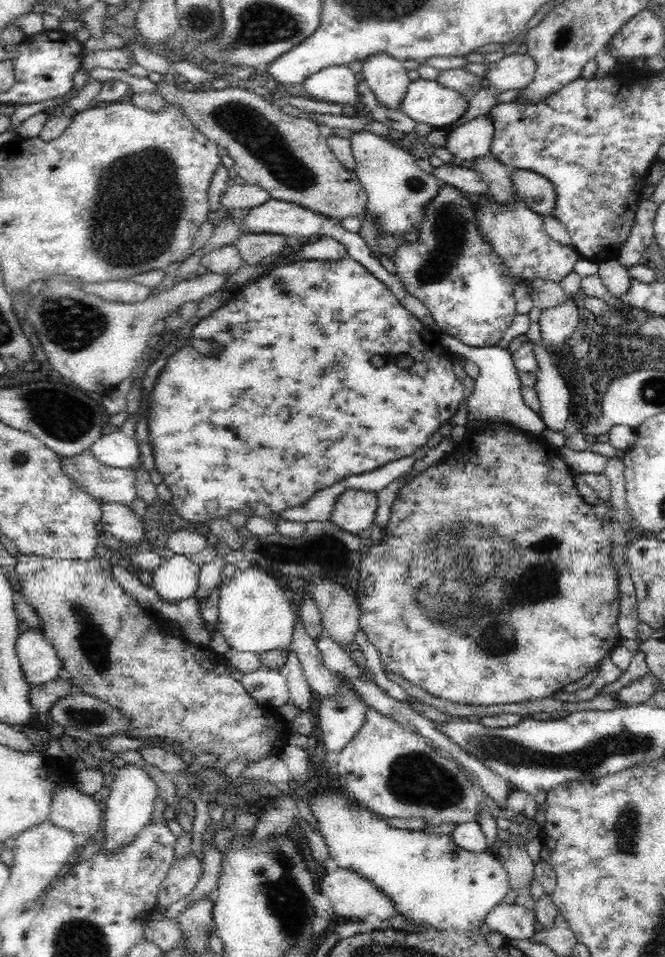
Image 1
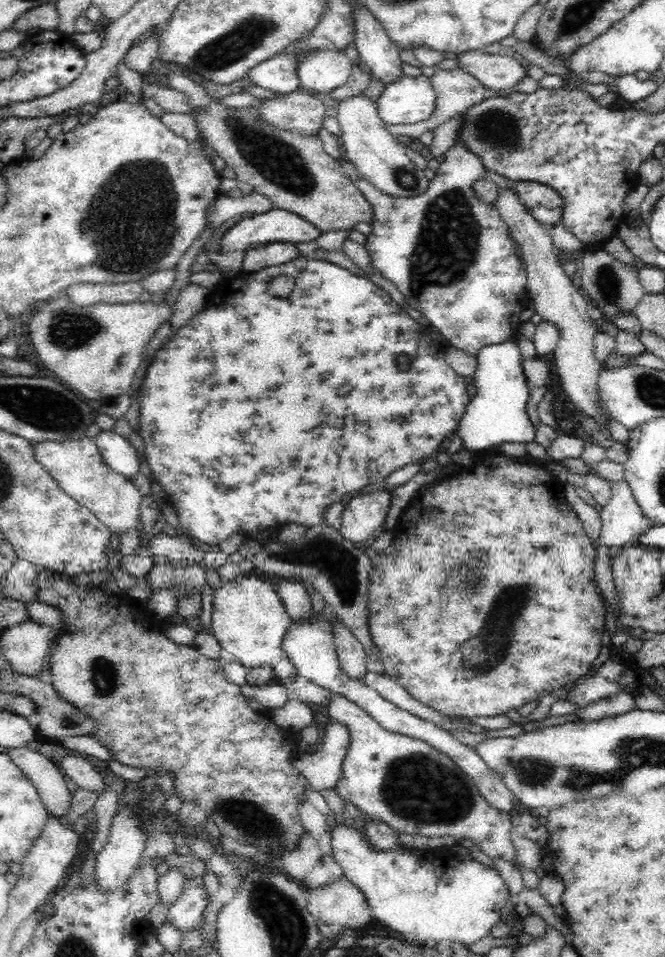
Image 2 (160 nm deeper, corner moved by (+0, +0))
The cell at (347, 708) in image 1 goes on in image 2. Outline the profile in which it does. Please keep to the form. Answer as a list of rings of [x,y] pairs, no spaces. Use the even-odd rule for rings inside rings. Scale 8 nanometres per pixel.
[[[331,720],[318,750],[312,755],[297,754],[293,765],[306,777],[311,790],[322,794],[336,788],[349,742],[348,729]]]

